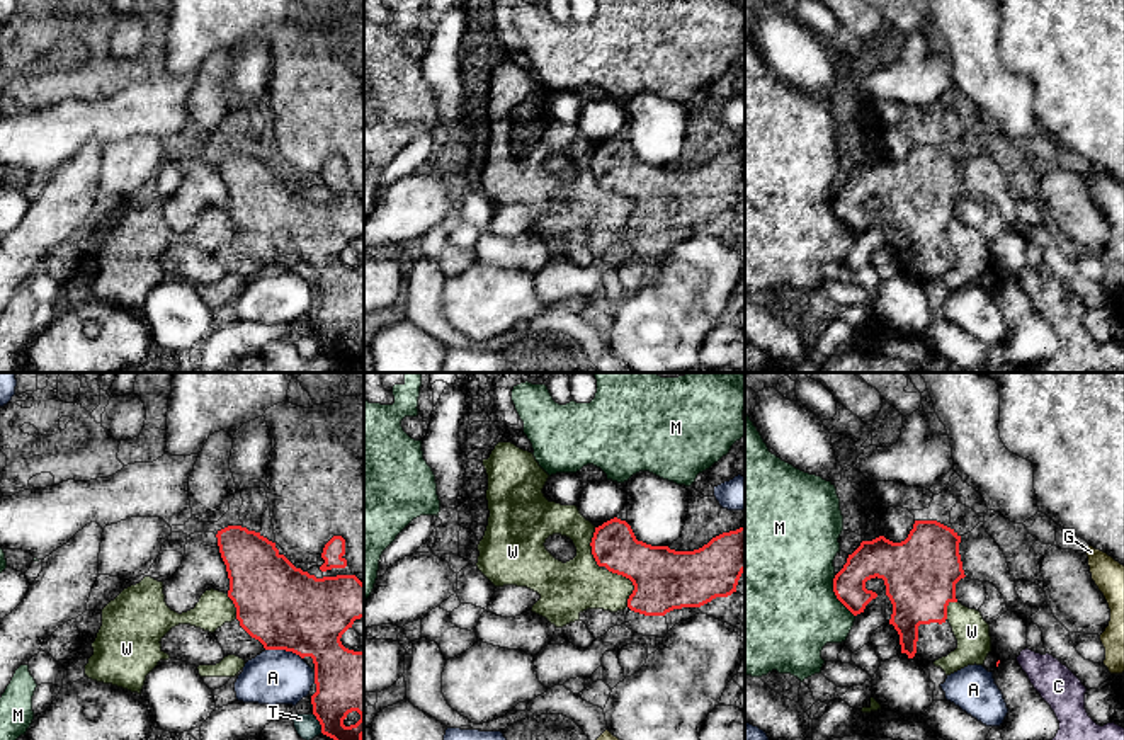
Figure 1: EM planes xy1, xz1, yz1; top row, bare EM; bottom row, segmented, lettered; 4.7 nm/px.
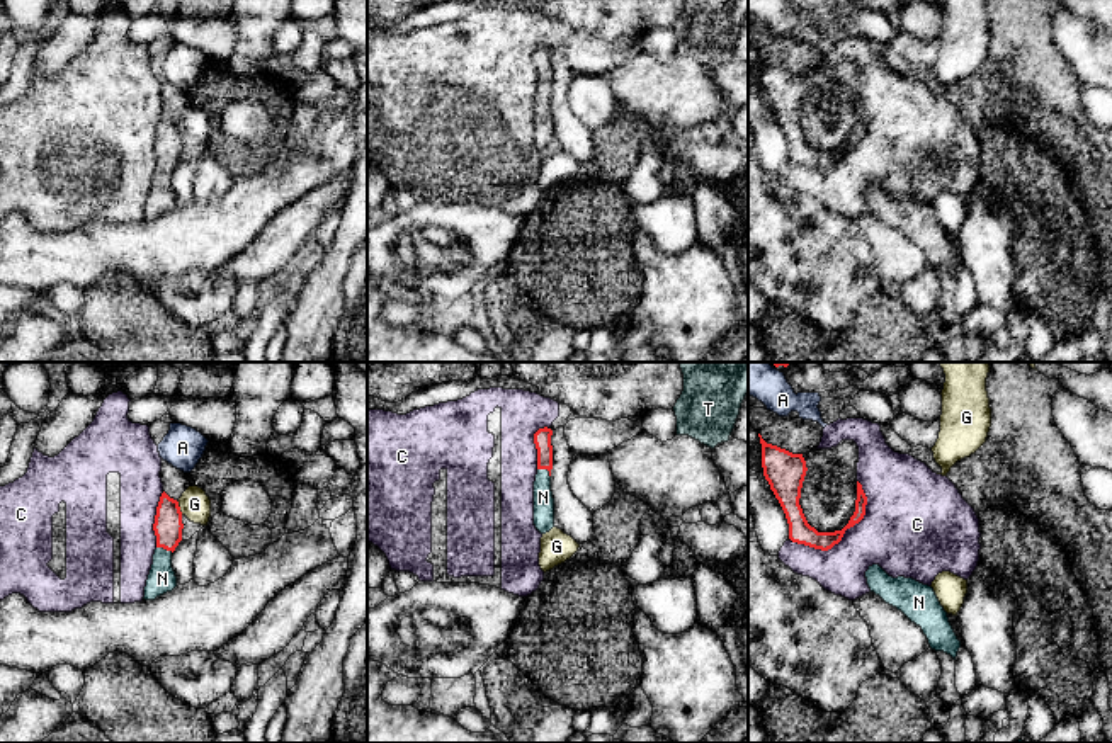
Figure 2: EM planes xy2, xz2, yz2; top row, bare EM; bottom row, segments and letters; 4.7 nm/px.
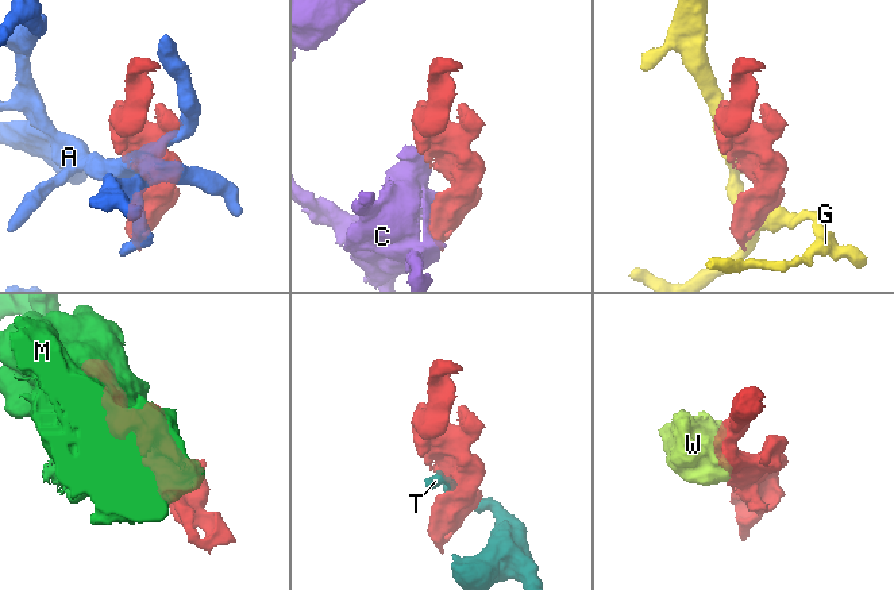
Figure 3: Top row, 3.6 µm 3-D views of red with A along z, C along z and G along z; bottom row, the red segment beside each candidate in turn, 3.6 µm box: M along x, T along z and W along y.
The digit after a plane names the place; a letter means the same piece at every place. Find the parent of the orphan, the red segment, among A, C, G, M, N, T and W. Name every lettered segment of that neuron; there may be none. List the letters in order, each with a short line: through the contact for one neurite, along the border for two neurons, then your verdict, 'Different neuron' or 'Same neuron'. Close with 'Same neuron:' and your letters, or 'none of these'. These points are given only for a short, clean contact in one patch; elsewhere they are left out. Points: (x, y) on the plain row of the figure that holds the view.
A: Different neuron
C: Different neuron
G: Different neuron
M: Different neuron
N: Line: xz2 (543, 55), (546, 87), (543, 116). Same neuron
T: Different neuron
W: Different neuron
Same neuron: N

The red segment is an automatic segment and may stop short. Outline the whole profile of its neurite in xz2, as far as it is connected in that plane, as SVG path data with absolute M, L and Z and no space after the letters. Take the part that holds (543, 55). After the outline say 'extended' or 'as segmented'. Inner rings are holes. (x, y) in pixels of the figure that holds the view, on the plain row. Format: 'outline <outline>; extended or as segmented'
outline M544 46L534 53L537 68L537 94L534 100L534 145L541 153L554 146L554 117L551 111L553 49Z; extended

